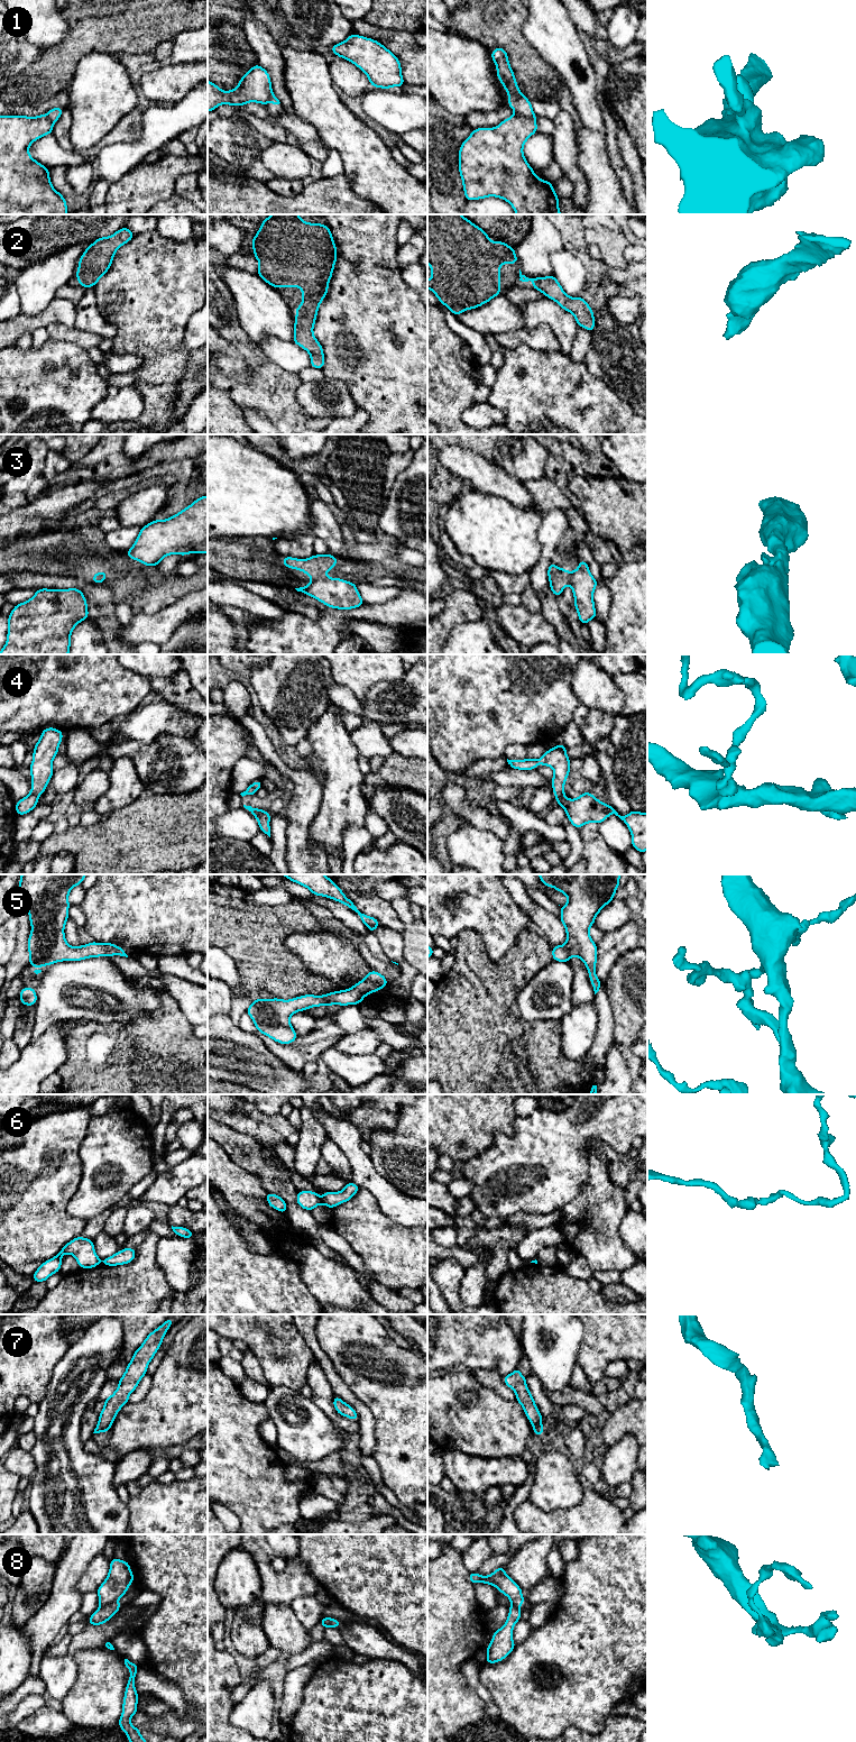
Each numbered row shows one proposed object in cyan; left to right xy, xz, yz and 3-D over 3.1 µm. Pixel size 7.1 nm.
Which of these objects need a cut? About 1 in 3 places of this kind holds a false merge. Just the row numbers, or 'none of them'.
1, 3, 6, 8

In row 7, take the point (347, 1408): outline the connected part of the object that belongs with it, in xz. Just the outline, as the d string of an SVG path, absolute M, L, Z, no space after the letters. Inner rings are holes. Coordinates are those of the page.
M339 1396L333 1397L333 1405L339 1414L347 1416L351 1420L358 1420L358 1414L355 1411L355 1409L346 1402L343 1402Z

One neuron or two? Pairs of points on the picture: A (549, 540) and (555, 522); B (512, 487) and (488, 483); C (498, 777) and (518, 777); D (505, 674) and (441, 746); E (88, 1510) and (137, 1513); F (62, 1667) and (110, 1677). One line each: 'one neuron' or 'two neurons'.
A: one neuron
B: one neuron
C: one neuron
D: one neuron
E: two neurons
F: two neurons

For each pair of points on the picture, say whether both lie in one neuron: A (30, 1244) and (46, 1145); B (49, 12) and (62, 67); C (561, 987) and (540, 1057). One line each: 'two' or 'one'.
A: one
B: two
C: two

